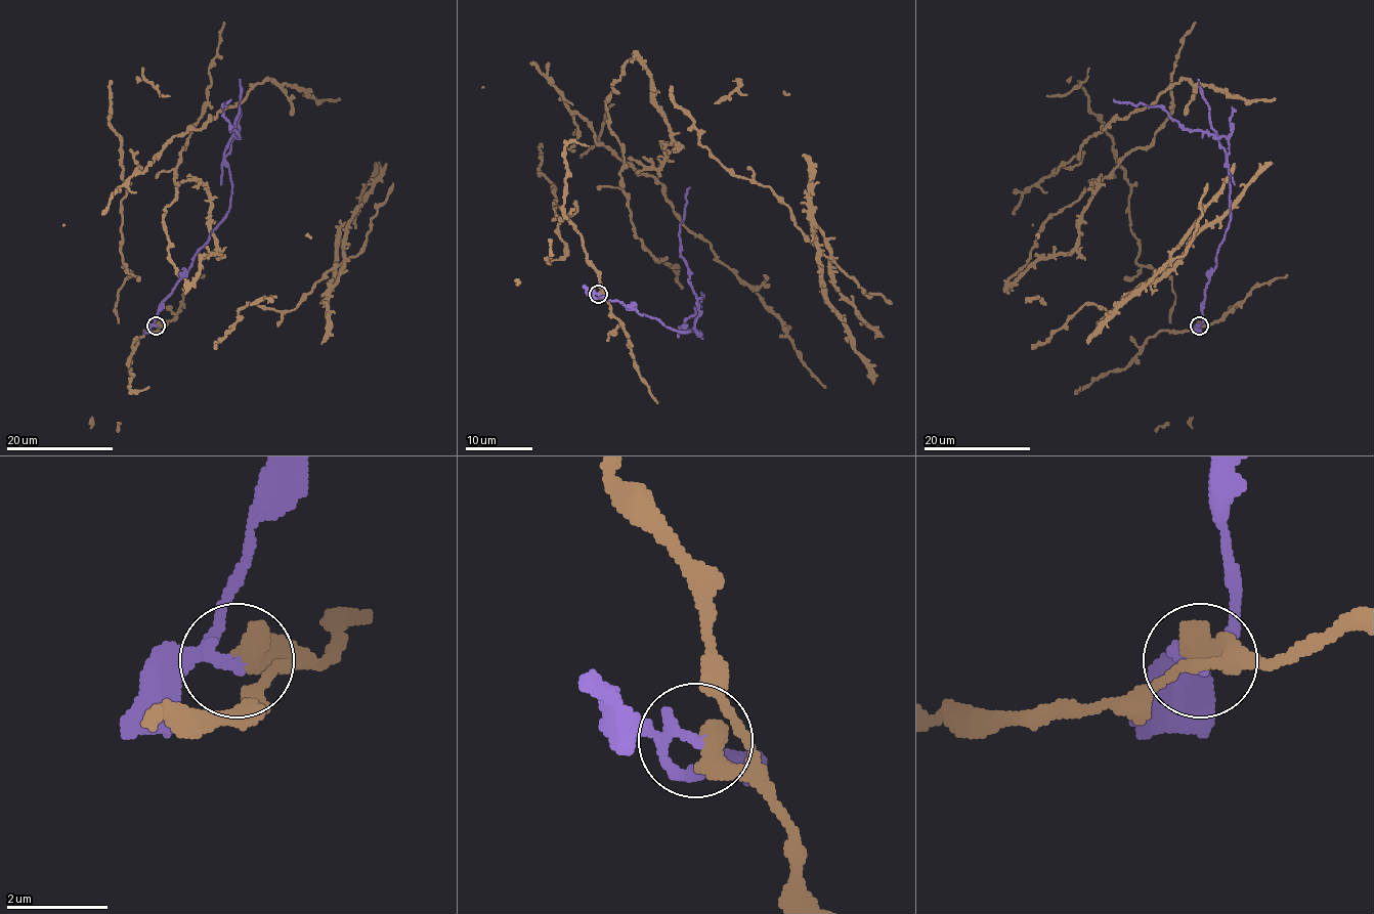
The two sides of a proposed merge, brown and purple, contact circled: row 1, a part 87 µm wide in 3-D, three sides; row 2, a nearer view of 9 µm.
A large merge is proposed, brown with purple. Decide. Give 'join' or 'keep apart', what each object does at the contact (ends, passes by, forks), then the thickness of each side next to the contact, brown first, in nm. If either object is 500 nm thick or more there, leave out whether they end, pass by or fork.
keep apart; calibres 550 and 200 nm

